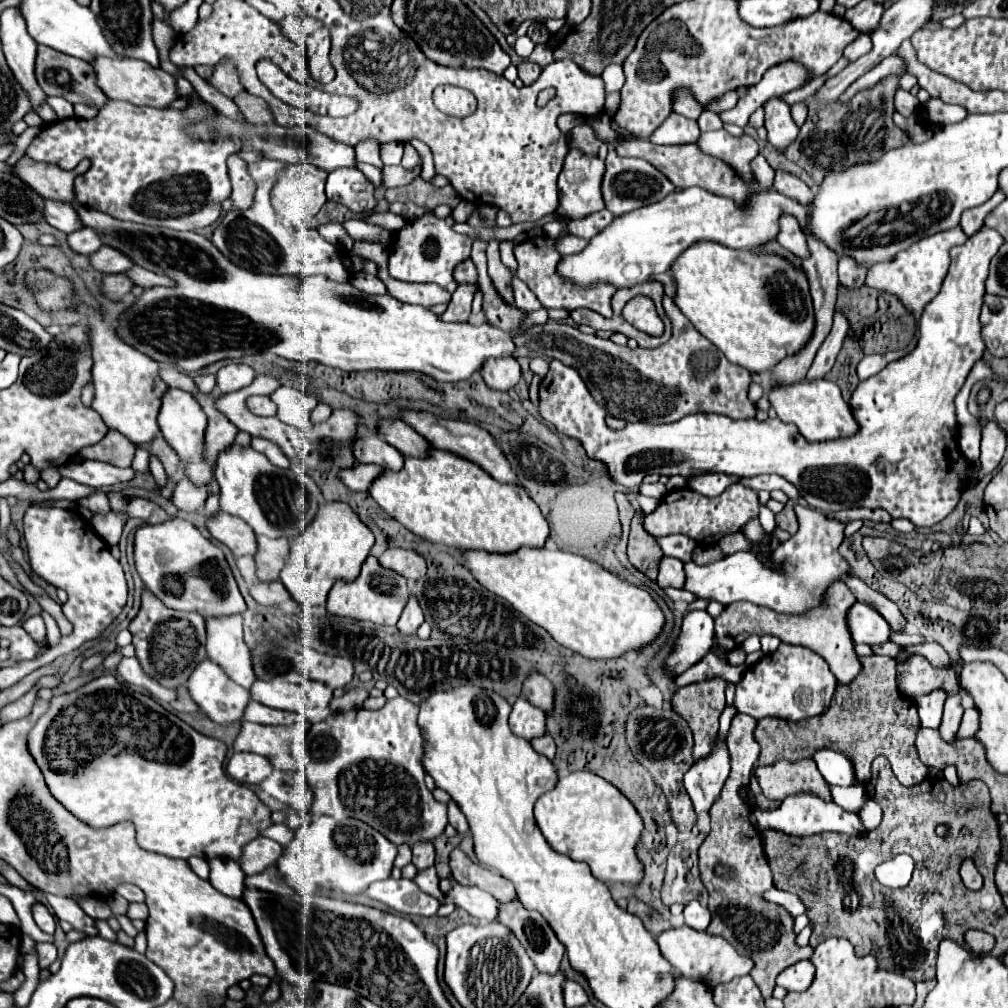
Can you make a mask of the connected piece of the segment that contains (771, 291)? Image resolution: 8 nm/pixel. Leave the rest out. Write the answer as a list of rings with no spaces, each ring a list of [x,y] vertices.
[[[704,241],[704,243],[694,243],[692,247],[688,247],[688,251],[682,251],[680,257],[676,259],[676,263],[672,263],[672,277],[676,281],[676,295],[674,295],[674,303],[676,307],[688,317],[688,321],[696,327],[698,333],[702,333],[708,341],[712,341],[730,363],[736,363],[752,373],[766,373],[770,371],[776,363],[780,363],[780,359],[784,359],[784,355],[794,355],[796,351],[800,351],[800,347],[804,347],[808,343],[808,339],[812,337],[812,329],[814,329],[814,313],[812,313],[812,299],[810,299],[810,291],[808,291],[808,279],[804,277],[802,271],[798,271],[786,257],[776,255],[776,253],[762,253],[762,251],[754,251],[750,253],[748,249],[744,251],[736,251],[730,247],[724,247],[716,241]]]

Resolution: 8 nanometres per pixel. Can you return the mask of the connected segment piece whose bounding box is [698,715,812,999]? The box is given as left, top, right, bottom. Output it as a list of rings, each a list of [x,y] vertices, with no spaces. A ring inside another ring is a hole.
[[[736,715],[730,727],[728,751],[730,751],[730,775],[724,783],[720,799],[714,803],[710,817],[712,817],[712,831],[704,839],[698,849],[698,867],[700,879],[708,891],[708,909],[712,913],[712,923],[706,929],[710,935],[720,935],[728,943],[736,947],[740,955],[746,955],[754,961],[750,977],[760,987],[762,997],[770,997],[774,989],[776,975],[786,967],[794,965],[800,959],[808,959],[812,955],[812,947],[798,947],[794,943],[796,935],[792,931],[794,919],[778,905],[766,903],[760,895],[766,887],[774,887],[772,873],[763,850],[762,833],[756,831],[748,823],[750,807],[740,799],[740,787],[748,785],[754,763],[760,755],[760,745],[754,739],[756,719],[748,715]],[[726,863],[736,867],[736,875],[728,879],[714,875],[714,865]]]

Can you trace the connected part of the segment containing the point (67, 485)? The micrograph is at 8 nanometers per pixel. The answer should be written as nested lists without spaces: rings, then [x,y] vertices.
[[[60,479],[58,487],[56,487],[56,489],[52,489],[52,491],[54,491],[56,499],[78,501],[78,499],[82,499],[82,497],[90,495],[94,489],[92,489],[92,487],[84,487],[84,485],[80,485],[80,483],[72,481],[72,479]]]

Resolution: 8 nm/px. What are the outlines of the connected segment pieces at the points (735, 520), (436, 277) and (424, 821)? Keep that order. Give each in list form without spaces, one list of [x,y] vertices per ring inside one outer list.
[[[740,483],[730,485],[722,495],[718,495],[714,499],[708,499],[708,497],[684,487],[684,489],[668,491],[662,497],[662,503],[648,515],[648,533],[654,537],[682,533],[694,541],[706,543],[706,539],[711,539],[710,544],[713,544],[726,533],[742,533],[746,523],[750,519],[756,519],[758,513],[760,513],[760,507],[758,507],[756,491],[746,489]]]
[[[424,215],[408,223],[400,233],[396,233],[392,251],[390,251],[390,275],[400,281],[412,283],[436,283],[448,293],[456,291],[456,281],[452,277],[454,267],[470,257],[472,241],[464,235],[458,235],[454,229],[454,219],[438,219],[434,215]]]
[[[396,697],[378,711],[352,709],[344,713],[332,713],[328,719],[314,723],[306,737],[306,779],[316,797],[312,805],[312,815],[332,815],[332,809],[340,811],[342,803],[348,817],[368,823],[396,847],[400,847],[402,843],[412,847],[422,841],[434,841],[448,825],[448,817],[446,805],[438,803],[424,785],[424,767],[420,763],[424,741],[416,721],[418,705],[410,703],[408,699]]]

